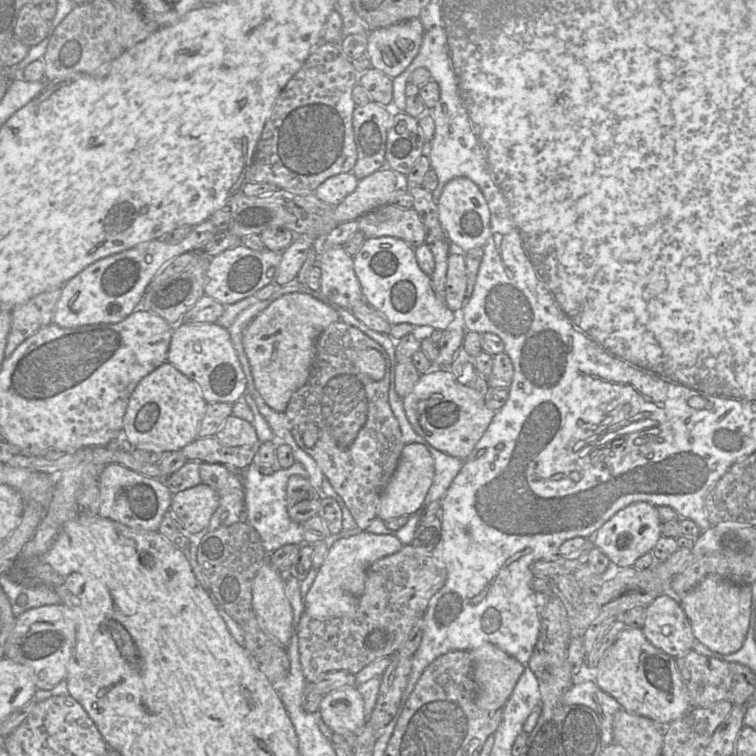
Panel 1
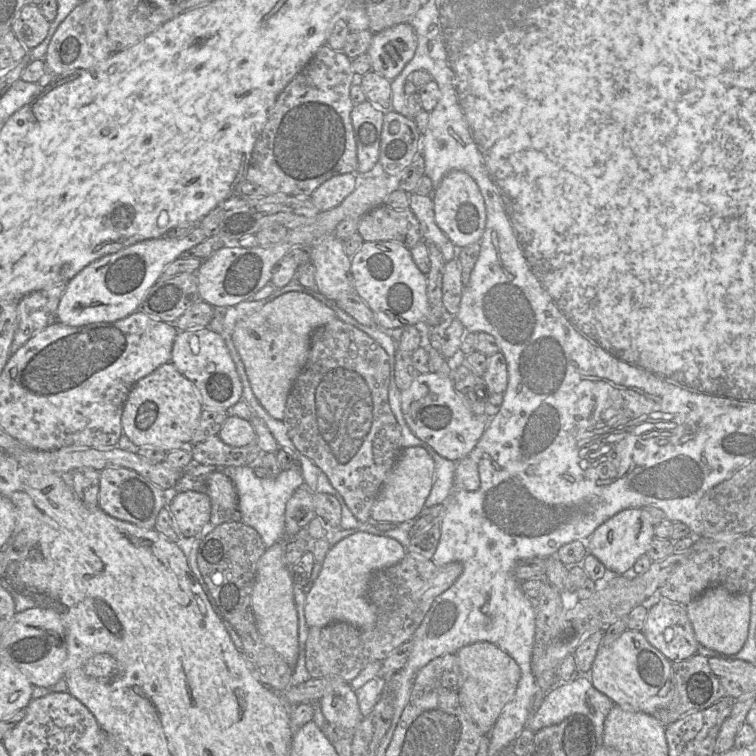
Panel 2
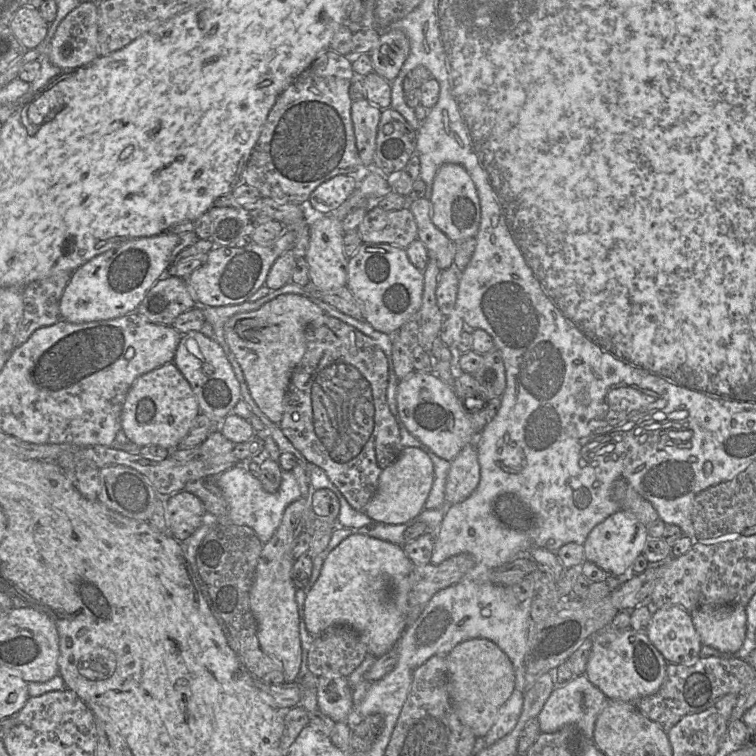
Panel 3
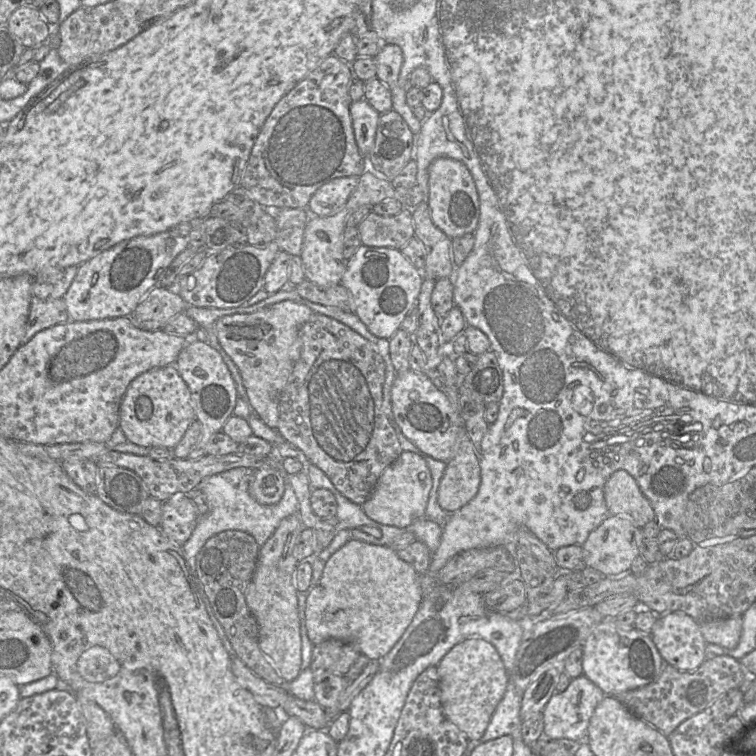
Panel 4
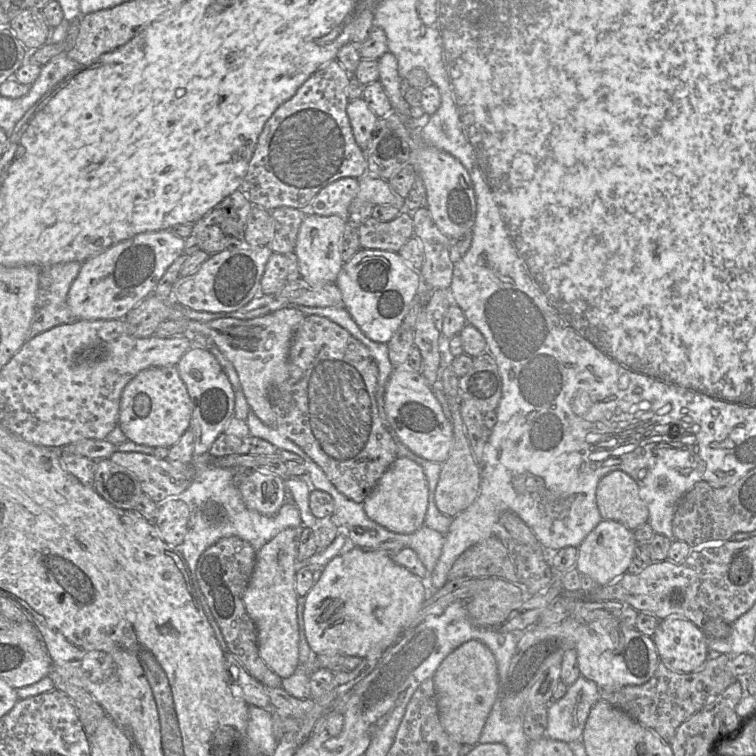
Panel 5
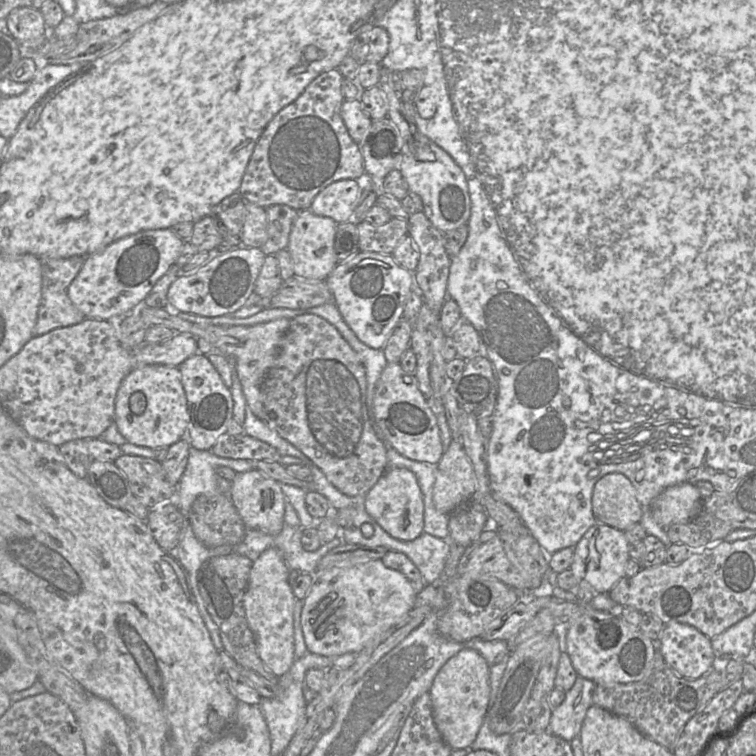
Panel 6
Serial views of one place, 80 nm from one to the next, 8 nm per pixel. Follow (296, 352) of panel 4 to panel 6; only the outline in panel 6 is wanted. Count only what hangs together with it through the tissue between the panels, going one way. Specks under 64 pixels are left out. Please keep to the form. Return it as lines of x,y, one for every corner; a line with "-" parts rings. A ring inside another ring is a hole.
144,304
136,306
129,314
140,315
149,327
163,325
175,331
175,334
191,334
195,338
207,340
213,349
217,349
234,363
234,372
241,383
247,406
257,418
267,423
268,415
261,402
260,388
267,371
278,355
279,341
288,330
290,319
279,318
251,326
198,325
170,314
164,308
147,307

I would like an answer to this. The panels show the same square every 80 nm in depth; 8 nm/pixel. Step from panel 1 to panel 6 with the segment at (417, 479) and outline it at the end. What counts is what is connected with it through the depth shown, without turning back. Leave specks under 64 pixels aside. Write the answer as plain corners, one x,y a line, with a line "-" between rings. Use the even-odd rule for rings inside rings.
387,468
366,494
366,512
393,538
412,541
424,532
424,501
418,481
406,468

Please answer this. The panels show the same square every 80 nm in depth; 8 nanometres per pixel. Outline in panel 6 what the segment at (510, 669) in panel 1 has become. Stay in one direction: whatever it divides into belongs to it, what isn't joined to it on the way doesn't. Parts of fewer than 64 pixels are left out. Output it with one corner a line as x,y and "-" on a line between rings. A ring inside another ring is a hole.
464,648
439,670
429,690
435,725
445,743
452,749
470,747
489,709
490,672
486,660
476,650

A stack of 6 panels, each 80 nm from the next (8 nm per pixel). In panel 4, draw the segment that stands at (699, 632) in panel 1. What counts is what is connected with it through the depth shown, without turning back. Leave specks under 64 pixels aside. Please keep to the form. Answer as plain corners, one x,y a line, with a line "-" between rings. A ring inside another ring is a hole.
742,615
700,621
699,628
707,643
734,649
742,632

